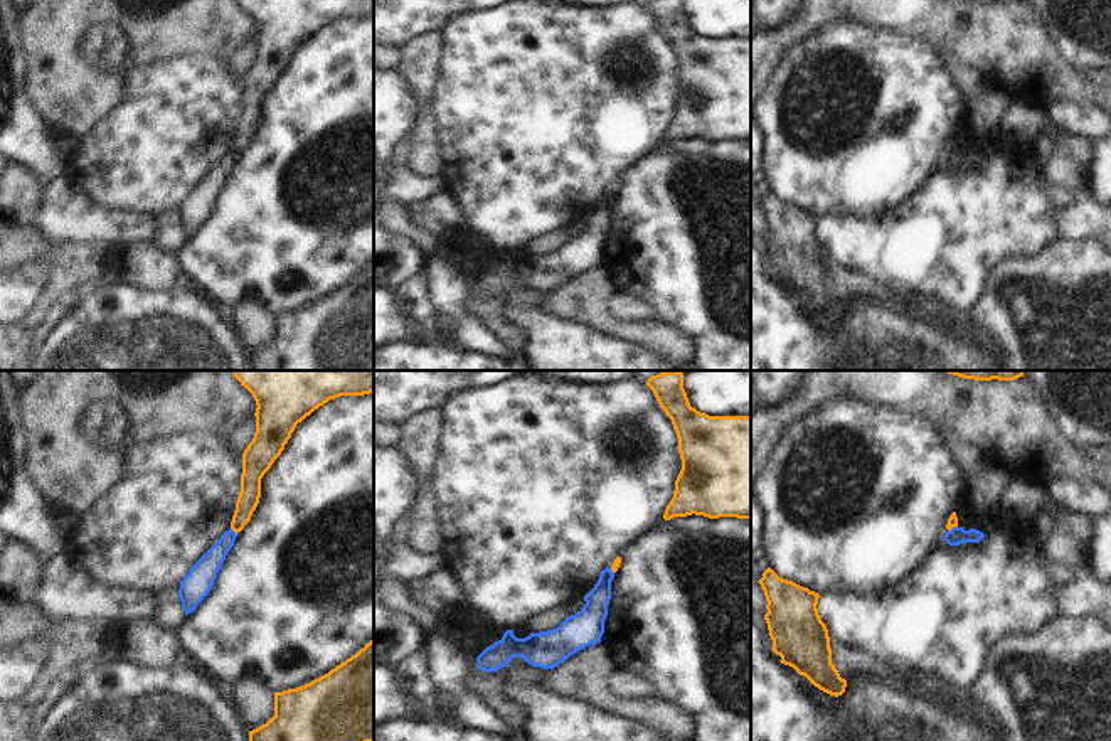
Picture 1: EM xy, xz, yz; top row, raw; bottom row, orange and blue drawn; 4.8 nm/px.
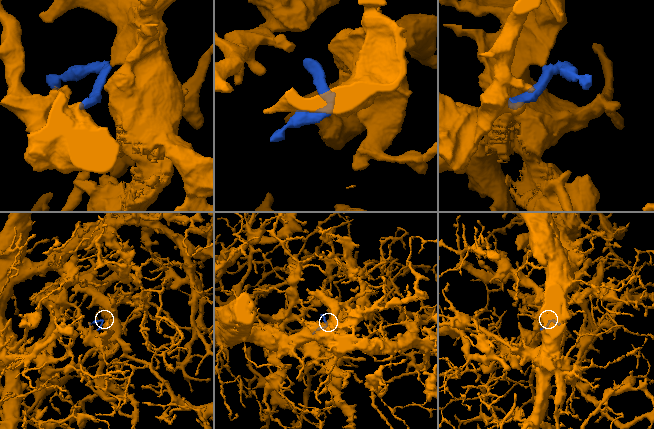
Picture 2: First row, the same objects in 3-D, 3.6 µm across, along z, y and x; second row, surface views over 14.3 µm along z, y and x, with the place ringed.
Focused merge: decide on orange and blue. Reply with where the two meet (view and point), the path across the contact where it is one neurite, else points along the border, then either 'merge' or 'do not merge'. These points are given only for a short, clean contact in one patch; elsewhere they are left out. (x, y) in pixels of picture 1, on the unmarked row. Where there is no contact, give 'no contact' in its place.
xy (233, 152) | along xy (231, 150), (236, 157) | do not merge

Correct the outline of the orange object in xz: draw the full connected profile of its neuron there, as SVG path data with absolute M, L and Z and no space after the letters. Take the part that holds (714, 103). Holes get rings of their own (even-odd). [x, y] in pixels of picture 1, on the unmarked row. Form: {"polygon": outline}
{"polygon": "M650 0L660 30L678 61L682 93L663 141L704 138L709 141L751 141L751 39L709 39L690 29L683 0Z"}

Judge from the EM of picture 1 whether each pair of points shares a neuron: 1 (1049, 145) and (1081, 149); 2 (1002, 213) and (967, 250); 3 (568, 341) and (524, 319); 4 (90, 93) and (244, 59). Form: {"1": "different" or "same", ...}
{"1": "same", "2": "same", "3": "same", "4": "different"}

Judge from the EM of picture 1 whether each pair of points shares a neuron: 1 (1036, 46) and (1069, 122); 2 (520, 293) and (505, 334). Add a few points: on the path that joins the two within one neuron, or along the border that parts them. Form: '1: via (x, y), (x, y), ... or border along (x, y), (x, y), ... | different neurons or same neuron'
1: border along (1093, 101), (1057, 101), (1047, 110) | different neurons
2: via (509, 300), (500, 309), (500, 322) | same neuron

